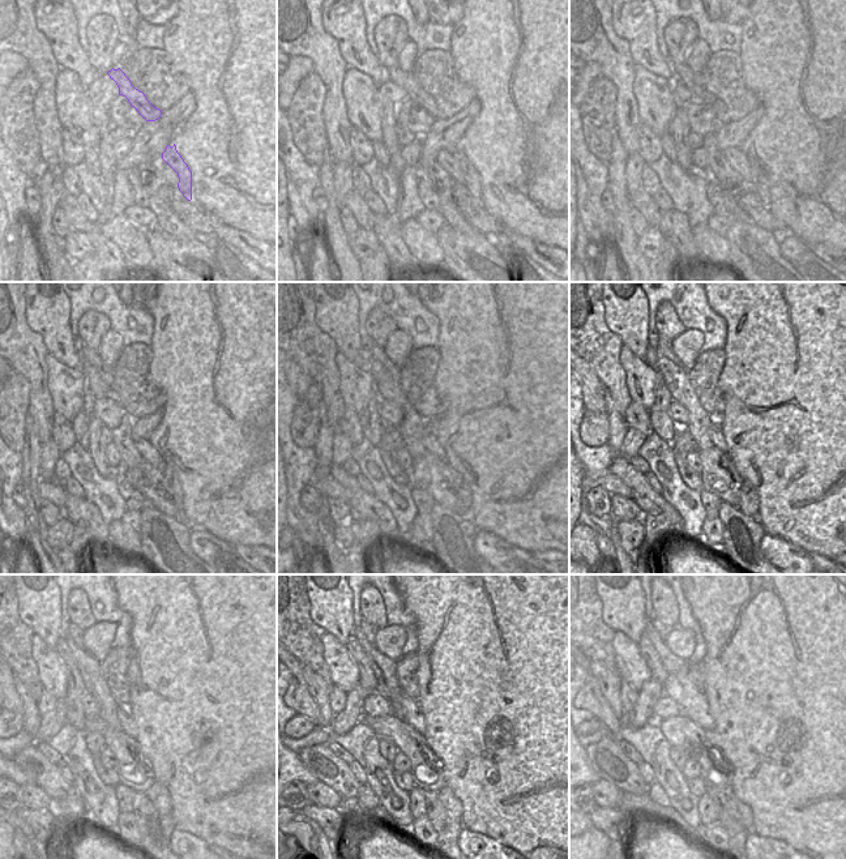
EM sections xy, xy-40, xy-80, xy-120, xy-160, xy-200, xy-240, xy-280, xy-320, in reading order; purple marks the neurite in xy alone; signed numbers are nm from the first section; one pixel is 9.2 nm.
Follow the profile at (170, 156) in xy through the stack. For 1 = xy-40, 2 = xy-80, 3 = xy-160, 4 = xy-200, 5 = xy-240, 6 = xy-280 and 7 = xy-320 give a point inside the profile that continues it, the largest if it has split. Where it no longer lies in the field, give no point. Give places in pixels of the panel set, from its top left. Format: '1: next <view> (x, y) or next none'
1: next xy-40 (471, 178)
2: next xy-80 (761, 186)
3: next xy-160 (464, 494)
4: next xy-200 (750, 499)
5: next xy-240 (158, 795)
6: next xy-280 (452, 806)
7: next xy-320 (735, 808)

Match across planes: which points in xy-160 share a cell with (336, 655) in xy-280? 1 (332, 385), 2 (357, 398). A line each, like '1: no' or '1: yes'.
1: no
2: yes

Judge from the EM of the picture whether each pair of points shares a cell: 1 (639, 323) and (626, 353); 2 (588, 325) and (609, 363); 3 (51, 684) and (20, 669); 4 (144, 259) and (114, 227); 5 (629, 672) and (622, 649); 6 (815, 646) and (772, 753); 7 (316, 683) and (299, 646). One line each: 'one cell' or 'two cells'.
1: two cells
2: one cell
3: two cells
4: one cell
5: one cell
6: one cell
7: two cells

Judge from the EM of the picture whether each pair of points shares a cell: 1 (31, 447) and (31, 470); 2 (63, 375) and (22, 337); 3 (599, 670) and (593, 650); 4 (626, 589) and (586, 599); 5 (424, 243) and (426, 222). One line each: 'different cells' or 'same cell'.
1: same cell
2: different cells
3: different cells
4: different cells
5: different cells

